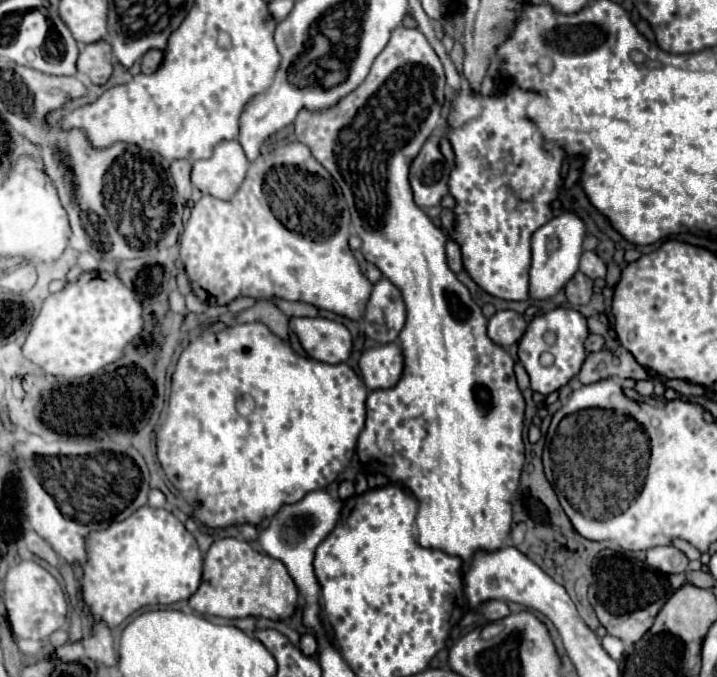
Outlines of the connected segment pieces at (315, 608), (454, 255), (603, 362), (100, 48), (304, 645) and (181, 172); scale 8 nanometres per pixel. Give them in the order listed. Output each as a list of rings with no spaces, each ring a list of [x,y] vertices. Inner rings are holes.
[[[315,490],[313,494],[307,494],[301,502],[295,502],[293,506],[283,506],[269,522],[269,526],[259,534],[259,544],[263,548],[265,554],[269,554],[271,558],[281,560],[291,578],[295,580],[299,592],[305,596],[307,606],[303,610],[303,622],[307,628],[319,628],[319,586],[317,586],[317,578],[313,574],[313,554],[315,548],[319,546],[319,542],[323,542],[327,538],[327,534],[333,530],[337,518],[339,518],[339,510],[341,510],[341,502],[333,500],[325,490]]]
[[[453,240],[447,242],[447,262],[449,262],[449,268],[451,268],[455,274],[459,274],[459,272],[463,270],[461,250],[459,250],[459,246],[457,246]]]
[[[623,346],[615,350],[603,348],[599,352],[587,354],[583,368],[577,374],[581,384],[593,384],[593,382],[599,382],[603,378],[613,378],[613,376],[633,378],[633,380],[649,378],[647,370],[639,366],[633,354],[629,354],[629,350],[625,350]]]
[[[95,42],[87,44],[85,50],[79,54],[77,70],[85,74],[93,84],[105,84],[113,74],[113,50],[107,42]]]
[[[313,632],[303,634],[303,636],[301,636],[301,644],[299,644],[299,648],[301,648],[303,654],[307,654],[307,656],[315,656],[315,652],[317,652],[317,638],[315,638],[315,634],[313,634]]]
[[[175,160],[171,162],[171,176],[175,180],[177,192],[181,198],[189,200],[191,198],[191,180],[189,180],[189,172],[191,172],[191,162],[189,160]]]

